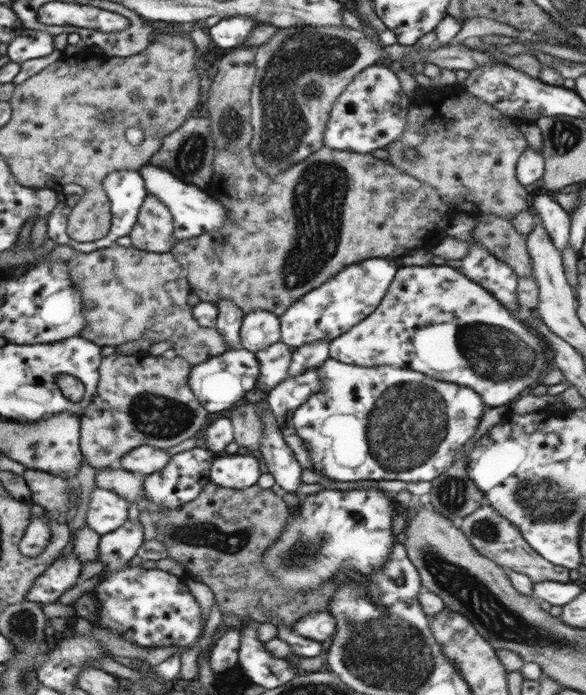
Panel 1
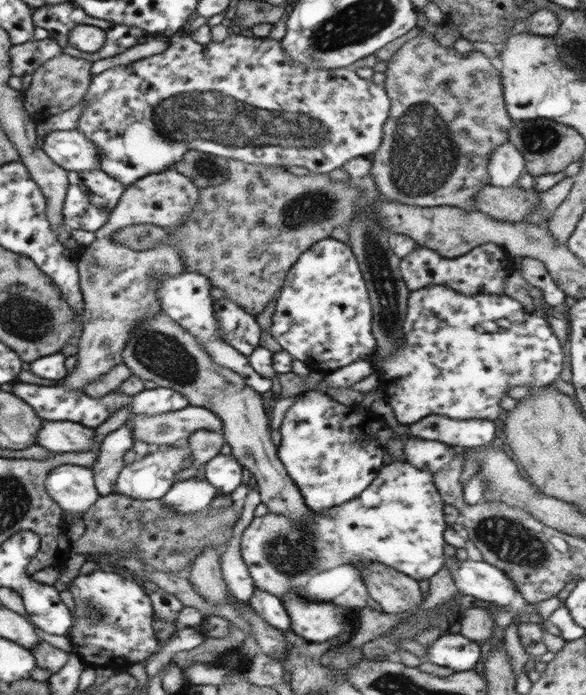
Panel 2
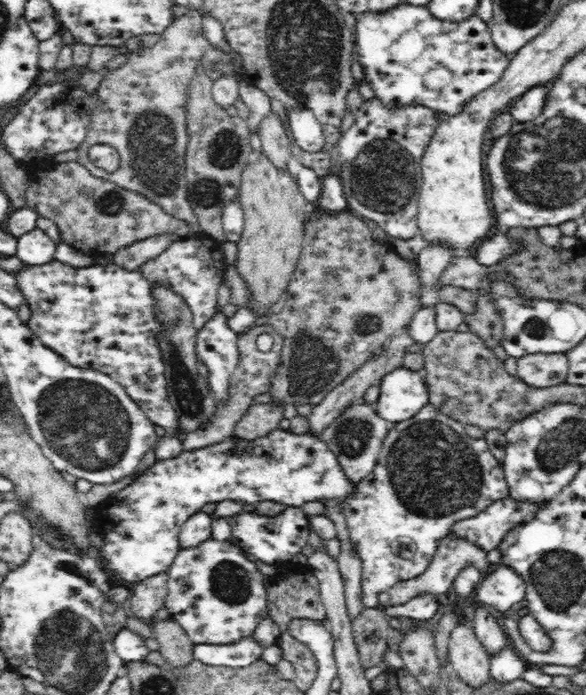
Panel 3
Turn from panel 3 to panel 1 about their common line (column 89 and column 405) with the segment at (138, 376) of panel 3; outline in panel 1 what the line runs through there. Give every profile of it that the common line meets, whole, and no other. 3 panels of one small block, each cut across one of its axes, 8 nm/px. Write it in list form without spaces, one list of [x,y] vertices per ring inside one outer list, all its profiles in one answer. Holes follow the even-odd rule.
[[[452,266],[399,267],[376,310],[348,332],[332,339],[328,348],[330,359],[338,362],[365,367],[390,365],[471,388],[490,408],[512,405],[522,390],[536,386],[548,362],[544,340],[528,330],[522,320],[514,318],[492,293]],[[442,324],[450,324],[450,336],[444,334]]]

